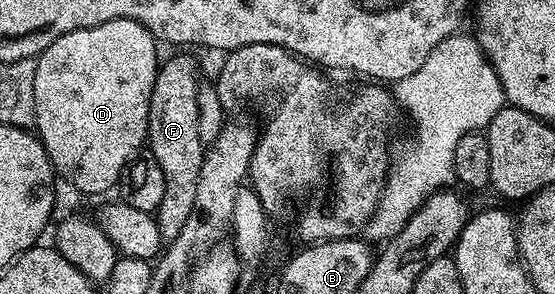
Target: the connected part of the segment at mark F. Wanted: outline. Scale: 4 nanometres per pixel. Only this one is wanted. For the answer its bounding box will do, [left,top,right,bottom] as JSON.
[147,50,206,242]

